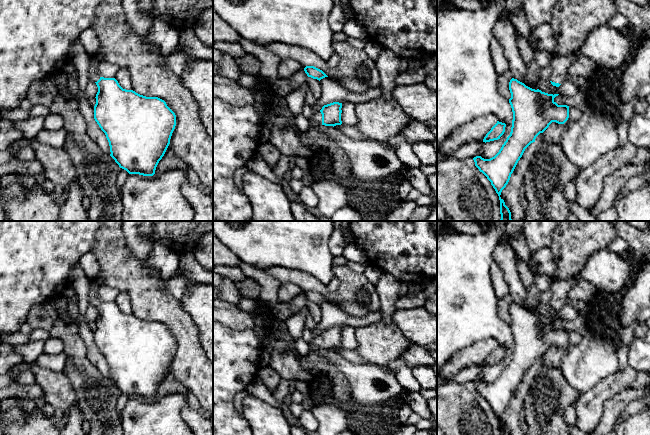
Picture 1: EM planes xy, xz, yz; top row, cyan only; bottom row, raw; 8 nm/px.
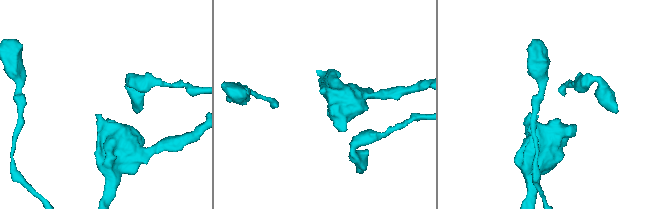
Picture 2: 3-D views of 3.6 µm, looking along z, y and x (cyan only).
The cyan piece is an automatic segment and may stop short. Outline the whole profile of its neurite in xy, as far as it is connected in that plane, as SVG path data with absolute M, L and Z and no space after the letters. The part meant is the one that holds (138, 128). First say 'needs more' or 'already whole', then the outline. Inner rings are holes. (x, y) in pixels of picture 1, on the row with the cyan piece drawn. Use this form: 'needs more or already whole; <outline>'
needs more; M94 55L90 56L89 79L95 82L98 87L95 97L94 119L106 135L110 146L110 156L120 168L126 170L129 174L153 176L159 161L170 144L170 139L176 126L175 113L167 106L164 100L158 97L140 95L133 90L123 89L115 78L100 77L97 72L99 61L95 59Z

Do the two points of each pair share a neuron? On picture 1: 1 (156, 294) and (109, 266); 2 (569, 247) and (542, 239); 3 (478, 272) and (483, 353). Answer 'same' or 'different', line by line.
1: same
2: different
3: different

